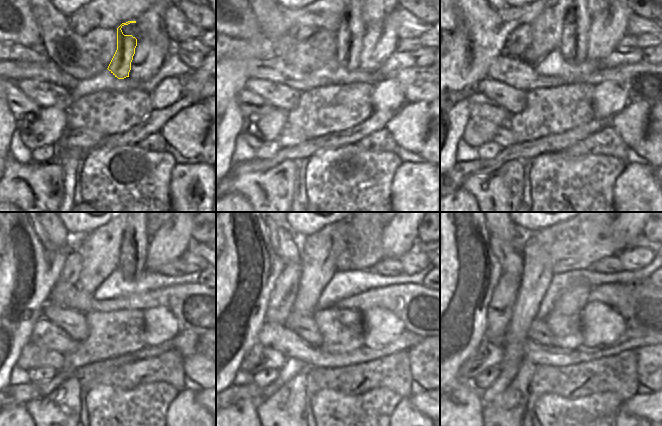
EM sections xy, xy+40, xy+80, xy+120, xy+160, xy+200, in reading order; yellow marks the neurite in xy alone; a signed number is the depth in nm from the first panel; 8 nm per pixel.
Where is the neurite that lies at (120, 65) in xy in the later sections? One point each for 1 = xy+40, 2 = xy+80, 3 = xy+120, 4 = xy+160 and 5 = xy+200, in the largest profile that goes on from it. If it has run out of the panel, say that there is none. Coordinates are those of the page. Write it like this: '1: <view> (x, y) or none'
1: xy+40 (351, 30)
2: xy+80 (575, 36)
3: xy+120 (132, 256)
4: xy+160 (372, 232)
5: xy+200 (563, 232)

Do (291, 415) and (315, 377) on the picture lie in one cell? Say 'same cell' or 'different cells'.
different cells

